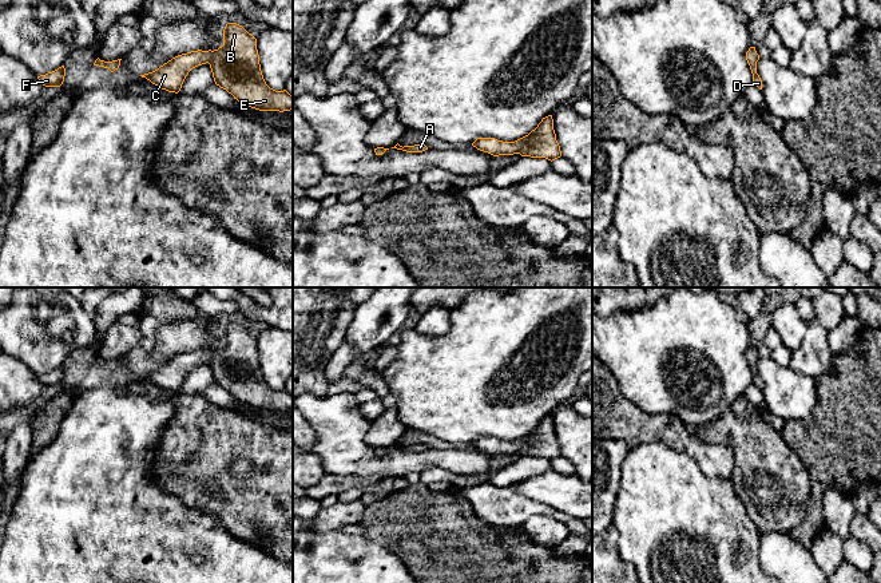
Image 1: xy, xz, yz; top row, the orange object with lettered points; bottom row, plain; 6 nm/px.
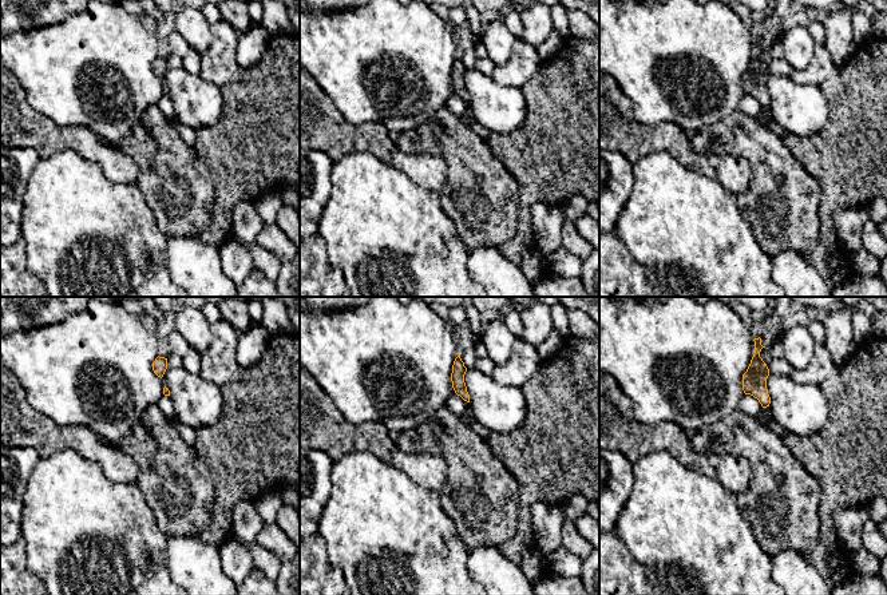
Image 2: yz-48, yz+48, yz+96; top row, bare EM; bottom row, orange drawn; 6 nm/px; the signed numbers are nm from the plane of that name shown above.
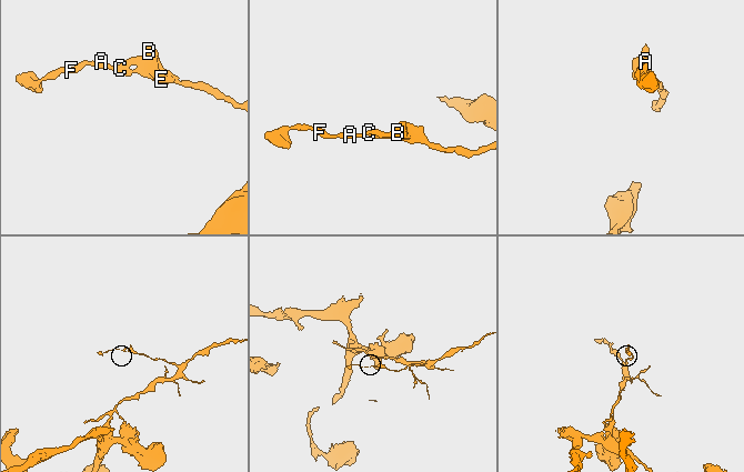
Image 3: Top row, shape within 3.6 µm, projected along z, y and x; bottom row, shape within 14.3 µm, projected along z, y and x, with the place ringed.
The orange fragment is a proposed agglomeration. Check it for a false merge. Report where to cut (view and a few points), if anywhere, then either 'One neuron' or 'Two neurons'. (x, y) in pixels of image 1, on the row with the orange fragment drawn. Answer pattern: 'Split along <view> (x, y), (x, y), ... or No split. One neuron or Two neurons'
No split. One neuron

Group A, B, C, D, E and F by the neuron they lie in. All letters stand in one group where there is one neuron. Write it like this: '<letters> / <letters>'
A B C D E F

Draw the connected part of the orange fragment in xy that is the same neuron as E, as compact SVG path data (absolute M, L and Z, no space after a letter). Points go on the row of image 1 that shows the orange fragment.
M237 23L223 29L223 45L218 49L191 51L178 55L158 70L140 75L168 92L178 94L188 72L210 64L217 86L226 90L239 103L259 111L290 111L293 96L270 88L262 75L257 39Z

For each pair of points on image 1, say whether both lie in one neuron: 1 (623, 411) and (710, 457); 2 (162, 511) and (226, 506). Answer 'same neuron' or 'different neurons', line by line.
1: same neuron
2: different neurons

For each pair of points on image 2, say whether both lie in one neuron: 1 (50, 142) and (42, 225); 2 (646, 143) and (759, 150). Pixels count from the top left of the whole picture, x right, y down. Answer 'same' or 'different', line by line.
1: different
2: different

